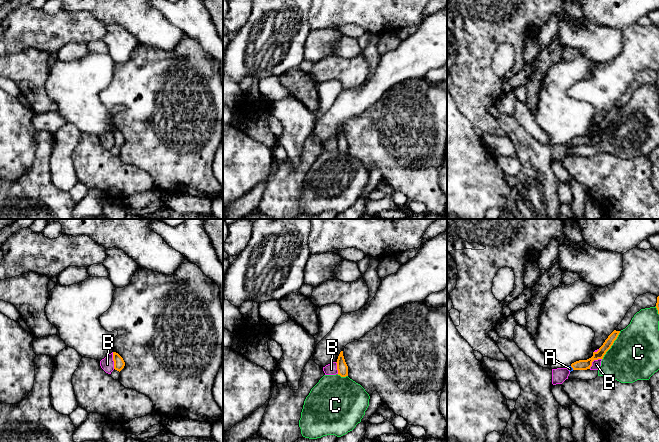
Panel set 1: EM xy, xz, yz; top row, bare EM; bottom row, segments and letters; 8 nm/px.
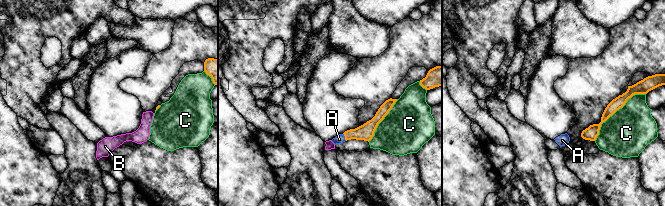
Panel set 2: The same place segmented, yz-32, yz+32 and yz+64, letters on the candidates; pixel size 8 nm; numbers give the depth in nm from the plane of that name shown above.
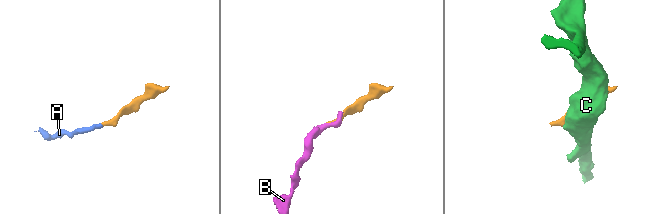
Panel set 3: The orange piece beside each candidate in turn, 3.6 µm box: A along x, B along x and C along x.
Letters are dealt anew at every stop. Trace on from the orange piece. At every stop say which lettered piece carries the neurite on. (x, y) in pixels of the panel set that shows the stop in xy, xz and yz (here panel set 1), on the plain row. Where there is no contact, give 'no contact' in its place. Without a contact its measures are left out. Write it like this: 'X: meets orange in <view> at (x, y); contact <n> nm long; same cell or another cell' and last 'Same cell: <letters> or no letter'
A: meets orange in yz at (572, 143); contact 40 nm long; same cell
B: meets orange in xy at (113, 136); contact 140 nm long; another cell
C: meets orange in yz at (612, 120); contact 280 nm long; another cell
Same cell: A

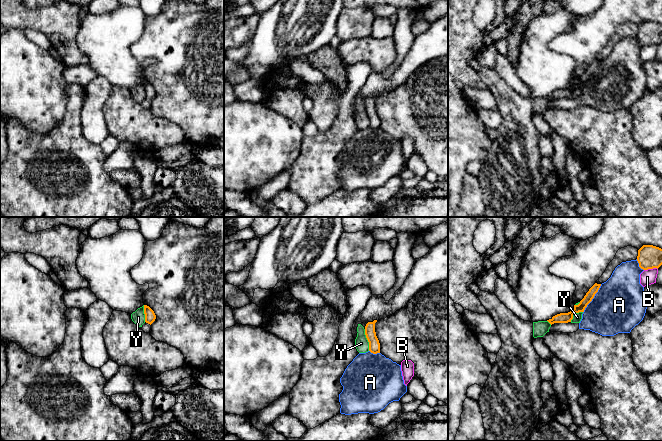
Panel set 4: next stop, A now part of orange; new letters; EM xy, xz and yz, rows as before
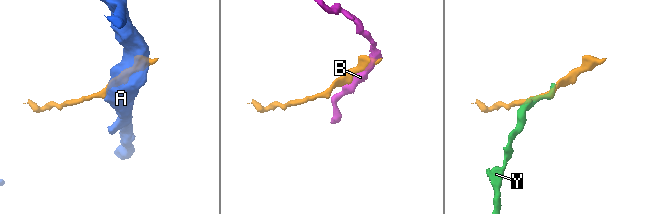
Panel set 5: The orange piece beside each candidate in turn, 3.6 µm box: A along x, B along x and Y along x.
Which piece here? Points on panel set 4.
A: meets orange in yz at (593, 73); contact 280 nm long; another cell
B: meets orange in yz at (650, 44); contact 110 nm long; another cell
Y: meets orange in xz at (367, 115); contact 180 nm long; another cell
Same cell: no letter

